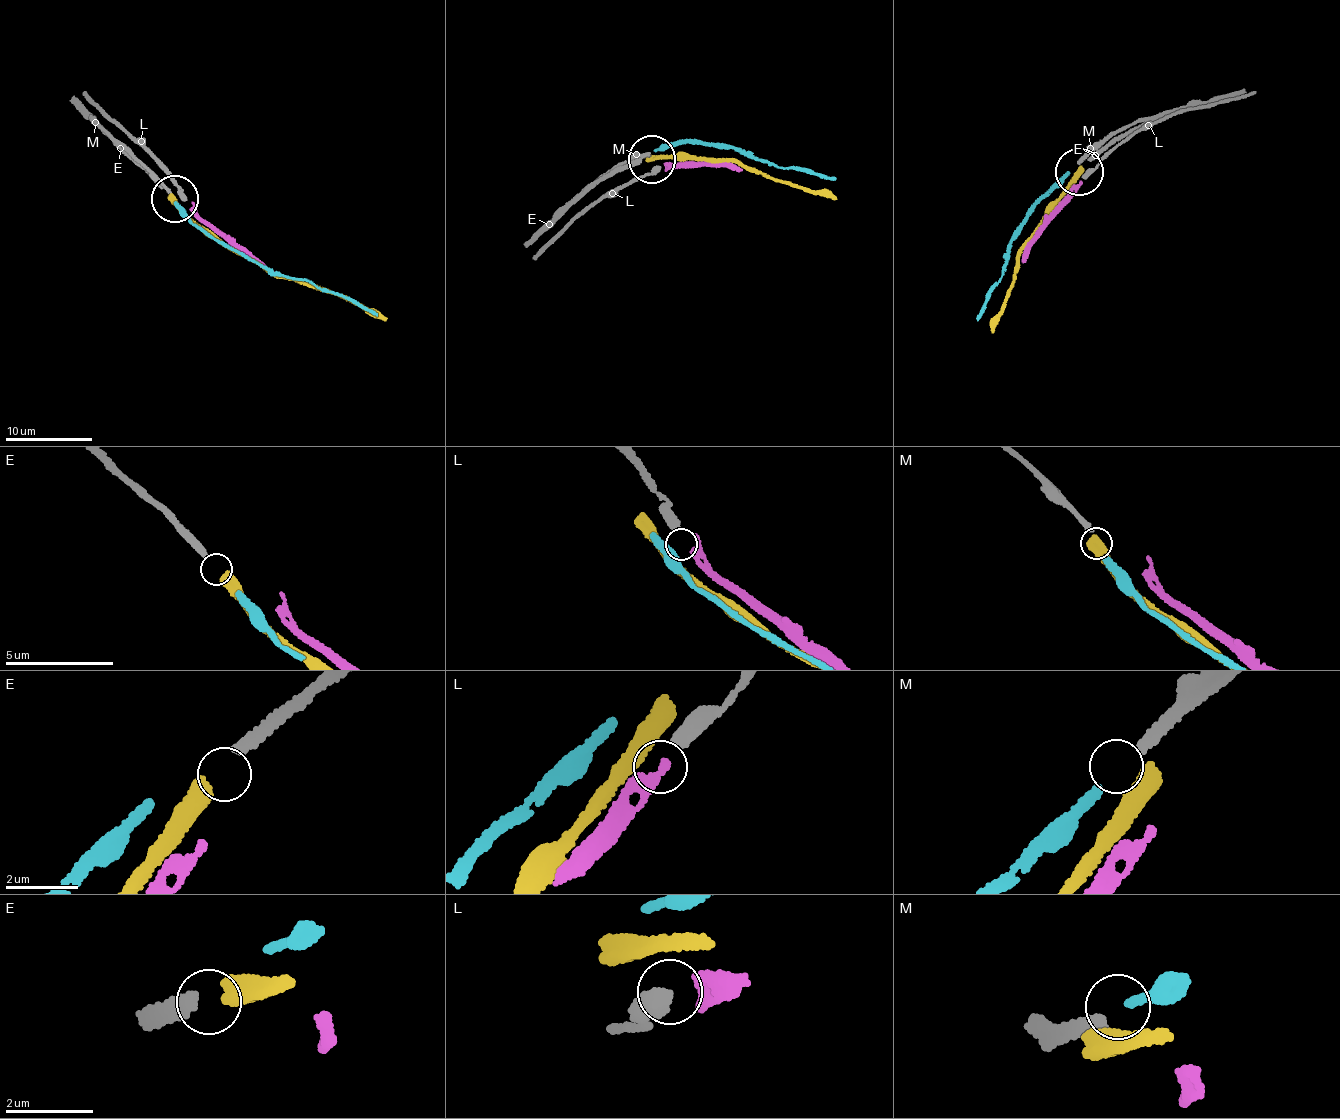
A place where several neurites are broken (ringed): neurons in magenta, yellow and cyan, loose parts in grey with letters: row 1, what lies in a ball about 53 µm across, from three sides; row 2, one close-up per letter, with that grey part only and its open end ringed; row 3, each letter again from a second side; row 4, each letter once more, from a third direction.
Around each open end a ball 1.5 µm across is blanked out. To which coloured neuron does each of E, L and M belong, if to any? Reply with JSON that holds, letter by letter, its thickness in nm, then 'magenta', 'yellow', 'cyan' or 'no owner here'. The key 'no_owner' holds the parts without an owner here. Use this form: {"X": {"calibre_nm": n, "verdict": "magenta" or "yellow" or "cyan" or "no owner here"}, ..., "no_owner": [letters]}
{"E": {"calibre_nm": 280, "verdict": "yellow"}, "L": {"calibre_nm": 440, "verdict": "no owner here"}, "M": {"calibre_nm": 240, "verdict": "cyan"}, "no_owner": ["L"]}

